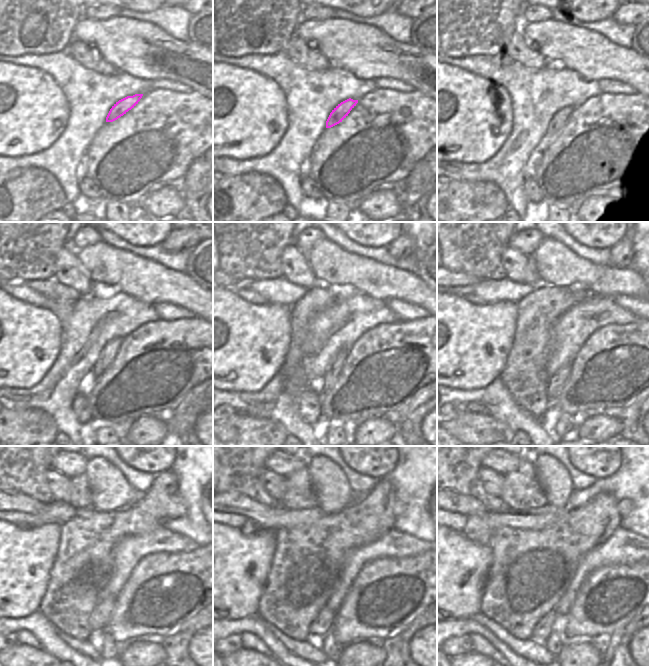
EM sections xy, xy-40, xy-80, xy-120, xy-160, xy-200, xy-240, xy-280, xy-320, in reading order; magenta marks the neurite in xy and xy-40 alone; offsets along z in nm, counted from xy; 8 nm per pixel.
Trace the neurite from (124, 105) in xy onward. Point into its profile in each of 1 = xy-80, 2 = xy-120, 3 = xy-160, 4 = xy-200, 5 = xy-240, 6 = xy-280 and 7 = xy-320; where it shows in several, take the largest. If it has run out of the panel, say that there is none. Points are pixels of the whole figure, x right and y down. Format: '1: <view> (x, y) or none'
1: xy-80 (560, 119)
2: xy-120 (109, 351)
3: xy-160 (330, 377)
4: xy-200 (555, 382)
5: xy-240 (100, 617)
6: xy-280 (322, 624)
7: xy-320 (543, 627)

